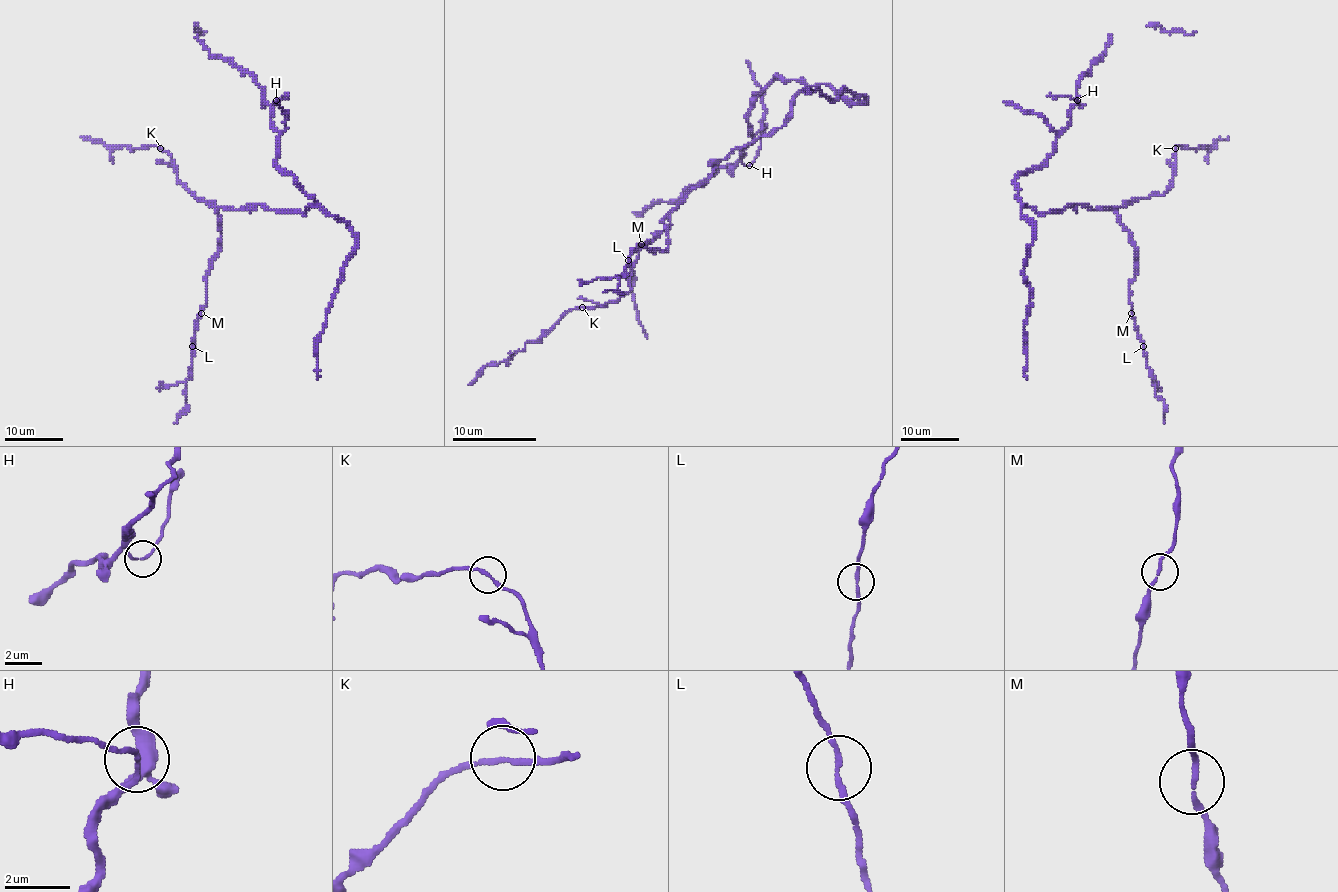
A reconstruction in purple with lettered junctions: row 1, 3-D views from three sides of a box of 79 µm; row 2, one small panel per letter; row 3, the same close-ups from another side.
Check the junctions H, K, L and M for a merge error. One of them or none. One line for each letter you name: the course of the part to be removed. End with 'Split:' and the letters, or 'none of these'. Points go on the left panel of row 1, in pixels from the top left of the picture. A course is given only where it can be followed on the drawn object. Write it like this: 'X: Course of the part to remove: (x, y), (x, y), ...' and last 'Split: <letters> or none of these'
Split: none of these

